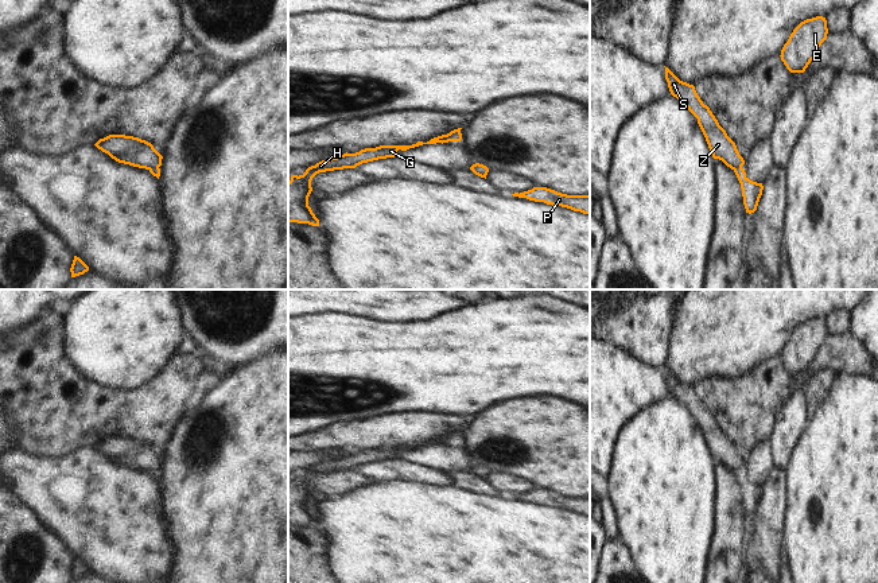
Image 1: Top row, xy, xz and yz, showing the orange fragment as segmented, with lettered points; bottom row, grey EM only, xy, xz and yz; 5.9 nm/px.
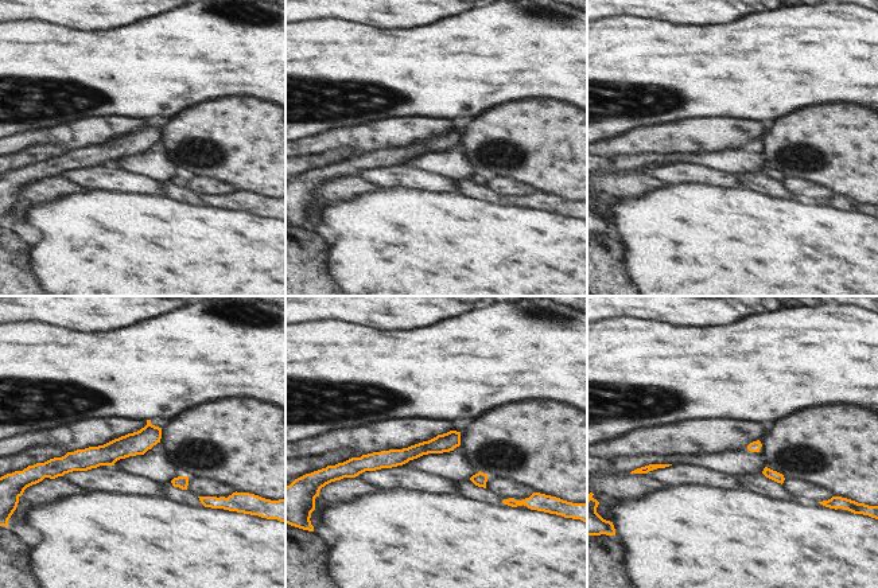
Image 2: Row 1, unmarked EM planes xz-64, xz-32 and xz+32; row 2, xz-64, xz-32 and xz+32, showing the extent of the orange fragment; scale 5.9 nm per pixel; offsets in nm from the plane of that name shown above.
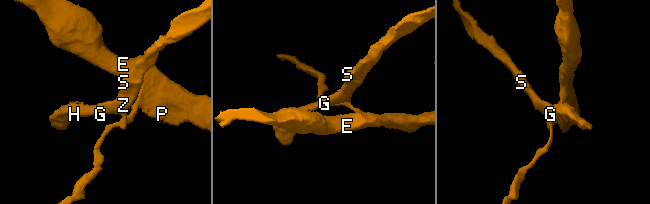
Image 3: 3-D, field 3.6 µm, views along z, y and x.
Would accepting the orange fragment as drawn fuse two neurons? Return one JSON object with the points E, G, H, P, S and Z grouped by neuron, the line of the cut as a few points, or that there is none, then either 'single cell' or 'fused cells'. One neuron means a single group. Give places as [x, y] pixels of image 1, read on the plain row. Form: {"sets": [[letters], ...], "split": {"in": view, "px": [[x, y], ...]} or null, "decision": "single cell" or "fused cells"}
{"sets": [["E", "P"], ["G", "H", "S", "Z"]], "split": {"in": "yz", "px": [[741, 467], [734, 471]]}, "decision": "fused cells"}

